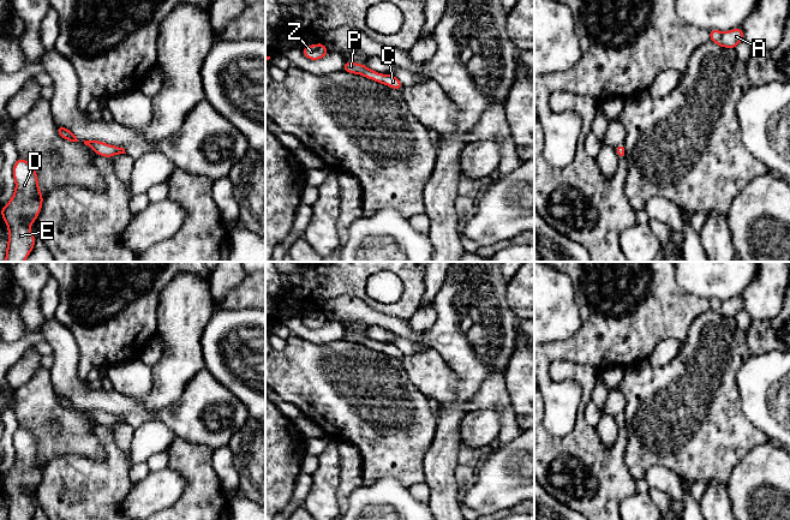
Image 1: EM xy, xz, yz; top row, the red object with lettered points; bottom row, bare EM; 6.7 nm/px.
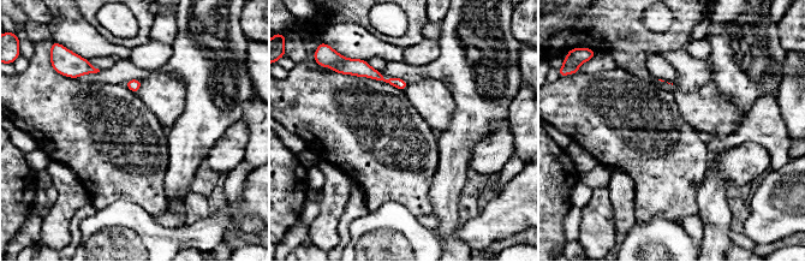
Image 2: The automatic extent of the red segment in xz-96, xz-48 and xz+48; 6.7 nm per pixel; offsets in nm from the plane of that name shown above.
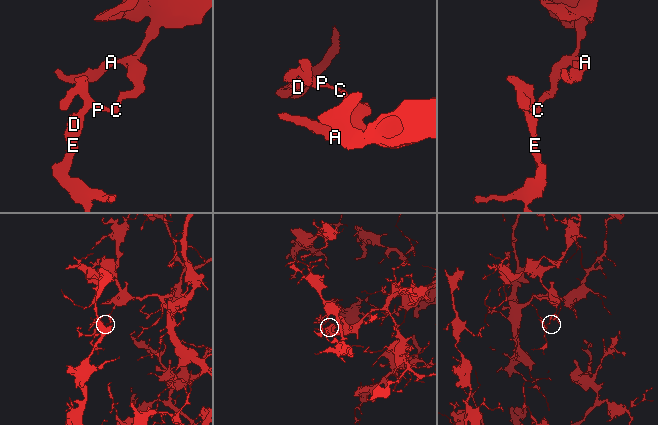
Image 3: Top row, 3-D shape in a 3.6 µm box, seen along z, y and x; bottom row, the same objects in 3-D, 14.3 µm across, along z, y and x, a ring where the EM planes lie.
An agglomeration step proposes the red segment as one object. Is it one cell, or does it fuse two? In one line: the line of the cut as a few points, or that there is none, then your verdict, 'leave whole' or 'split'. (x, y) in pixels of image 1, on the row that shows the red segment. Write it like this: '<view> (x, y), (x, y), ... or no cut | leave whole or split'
no cut | leave whole

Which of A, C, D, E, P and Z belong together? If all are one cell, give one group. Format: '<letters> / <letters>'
A C D E P Z

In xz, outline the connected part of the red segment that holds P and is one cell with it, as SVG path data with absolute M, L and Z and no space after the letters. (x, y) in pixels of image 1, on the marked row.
M345 61L342 70L346 72L349 72L349 73L361 74L369 79L372 79L372 80L382 83L384 85L391 86L396 90L402 89L401 82L393 74L381 74L378 72L370 70L369 67L366 67L363 64Z

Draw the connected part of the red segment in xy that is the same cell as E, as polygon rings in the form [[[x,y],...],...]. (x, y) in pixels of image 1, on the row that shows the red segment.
[[[17,160],[13,178],[13,197],[0,209],[10,235],[5,262],[24,262],[36,243],[30,227],[37,219],[44,198],[40,191],[36,171],[29,161]]]

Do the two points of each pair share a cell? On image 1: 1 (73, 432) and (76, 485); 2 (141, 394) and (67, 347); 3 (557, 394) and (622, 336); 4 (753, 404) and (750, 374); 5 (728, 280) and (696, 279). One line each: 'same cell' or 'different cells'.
1: different cells
2: different cells
3: same cell
4: same cell
5: same cell

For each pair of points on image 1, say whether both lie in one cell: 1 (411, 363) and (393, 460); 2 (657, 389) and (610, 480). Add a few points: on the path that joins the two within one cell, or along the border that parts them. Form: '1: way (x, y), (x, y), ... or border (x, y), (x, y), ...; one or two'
1: border (399, 359), (408, 380), (426, 399); two
2: border (623, 426), (627, 431), (624, 464), (634, 479); two

